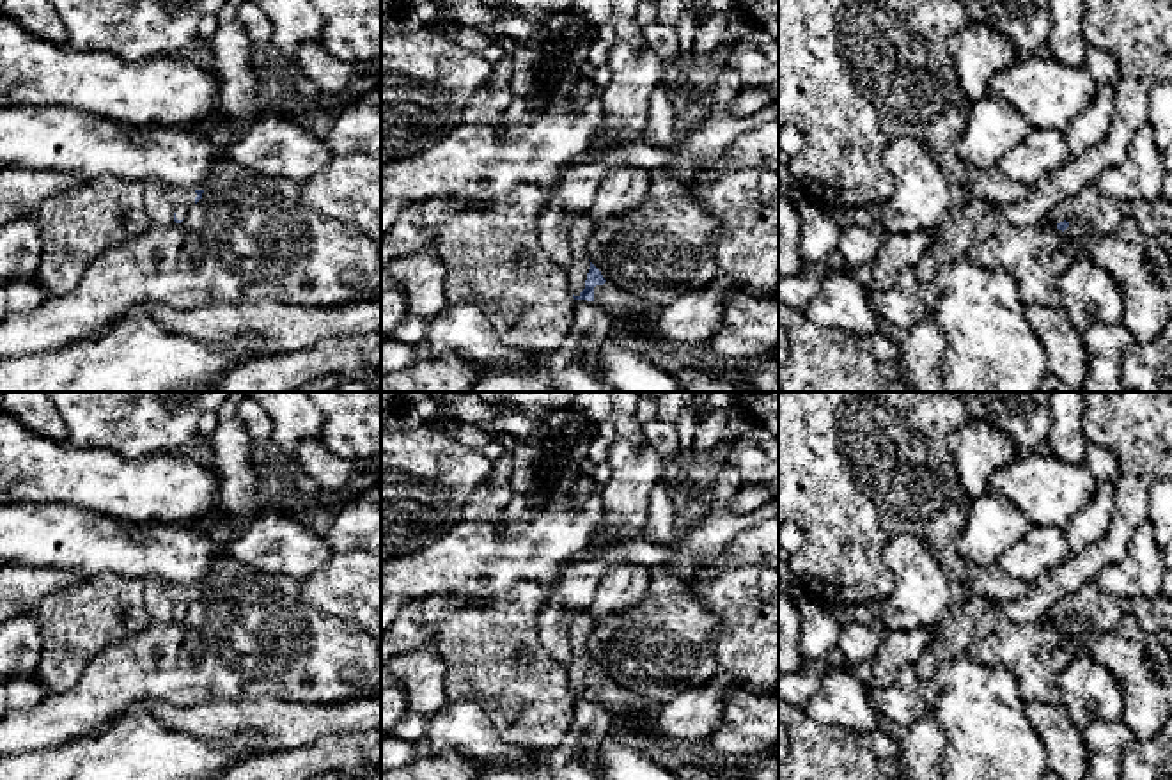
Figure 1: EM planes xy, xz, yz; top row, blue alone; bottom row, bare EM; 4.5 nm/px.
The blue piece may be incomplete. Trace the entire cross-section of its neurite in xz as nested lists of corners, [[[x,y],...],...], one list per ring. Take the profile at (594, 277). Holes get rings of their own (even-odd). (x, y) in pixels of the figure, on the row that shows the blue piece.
[[[587,214],[574,216],[567,223],[567,239],[573,252],[567,285],[573,298],[598,303],[608,310],[615,326],[647,339],[645,319],[651,317],[652,307],[603,278],[587,254],[592,232],[594,225]]]

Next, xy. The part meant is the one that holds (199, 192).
[[[167,186],[167,197],[174,206],[174,222],[181,223],[190,207],[202,199],[204,190],[184,190],[179,186]]]

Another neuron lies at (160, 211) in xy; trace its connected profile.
[[[156,179],[144,183],[144,209],[151,227],[163,227],[174,222],[174,206],[163,183]]]

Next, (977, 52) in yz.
[[[968,21],[949,41],[963,96],[975,103],[989,94],[989,82],[1016,60],[1014,46],[988,25]]]

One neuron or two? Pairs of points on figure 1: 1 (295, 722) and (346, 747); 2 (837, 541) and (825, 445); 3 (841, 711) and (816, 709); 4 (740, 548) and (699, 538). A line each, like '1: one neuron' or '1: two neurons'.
1: two neurons
2: one neuron
3: one neuron
4: two neurons

